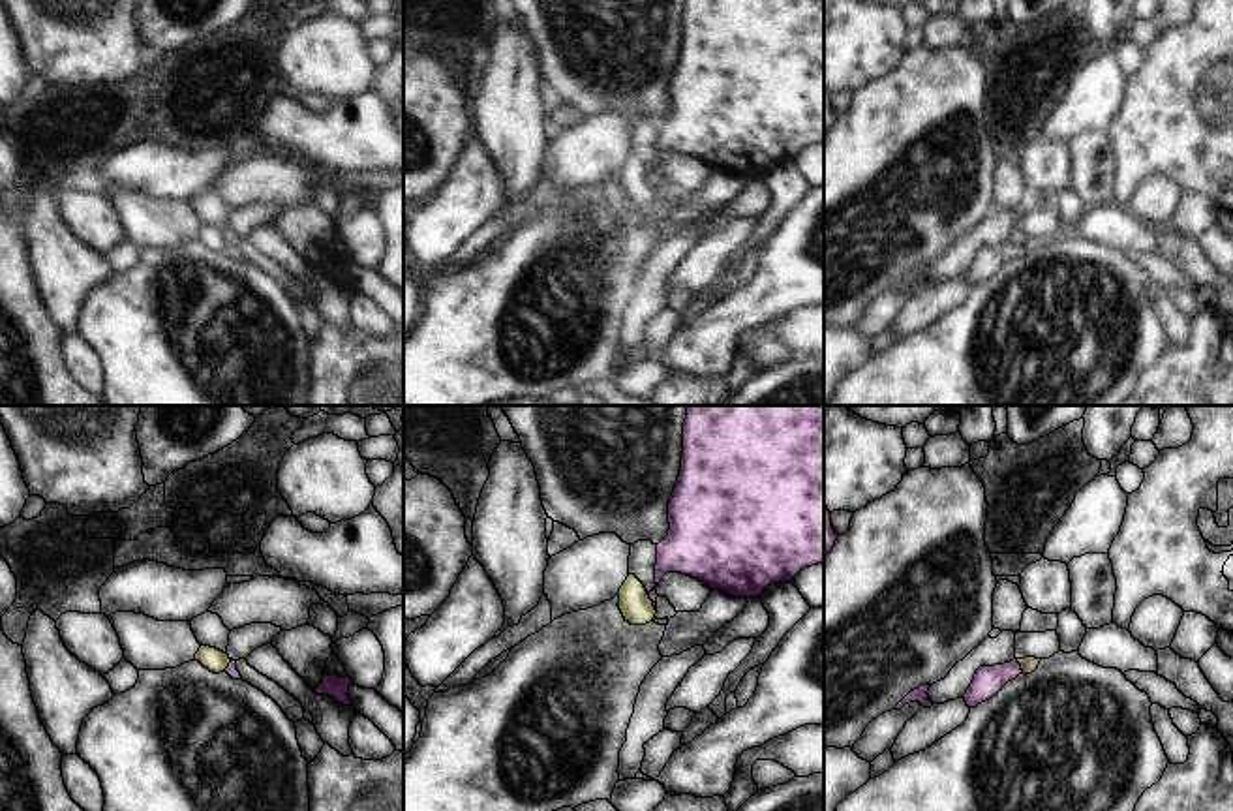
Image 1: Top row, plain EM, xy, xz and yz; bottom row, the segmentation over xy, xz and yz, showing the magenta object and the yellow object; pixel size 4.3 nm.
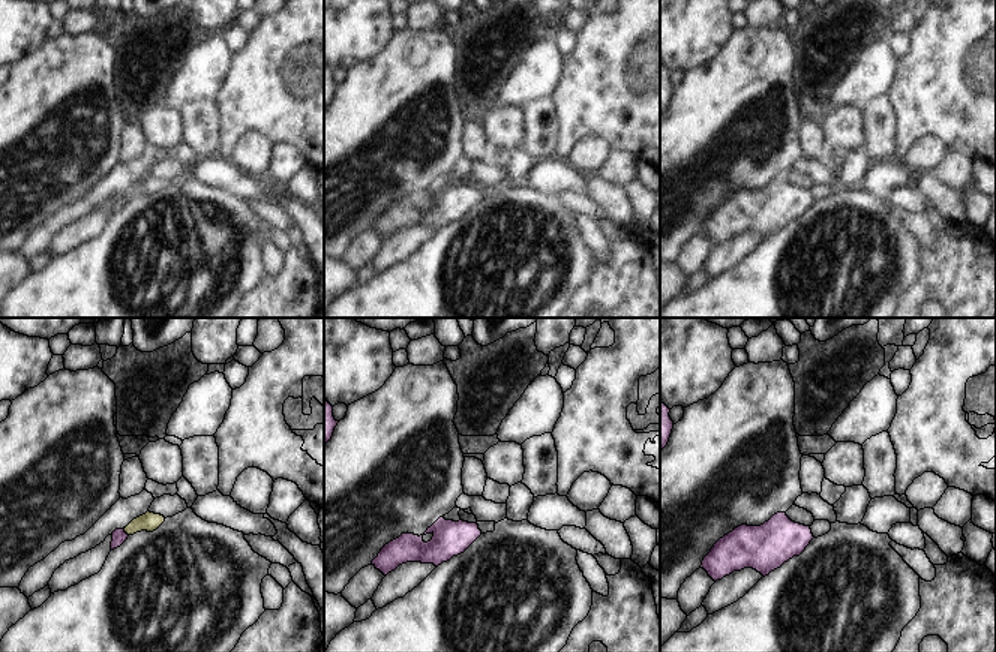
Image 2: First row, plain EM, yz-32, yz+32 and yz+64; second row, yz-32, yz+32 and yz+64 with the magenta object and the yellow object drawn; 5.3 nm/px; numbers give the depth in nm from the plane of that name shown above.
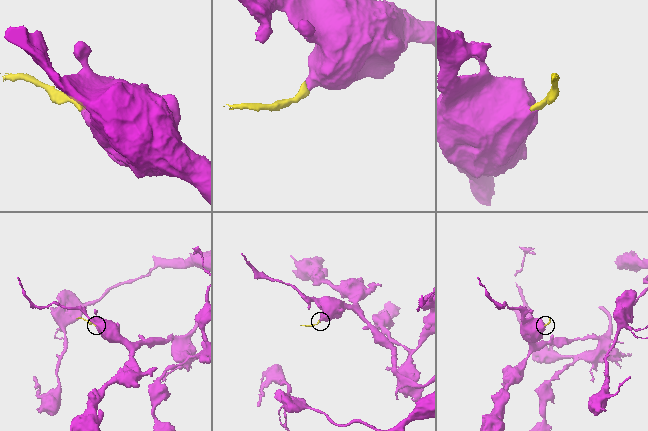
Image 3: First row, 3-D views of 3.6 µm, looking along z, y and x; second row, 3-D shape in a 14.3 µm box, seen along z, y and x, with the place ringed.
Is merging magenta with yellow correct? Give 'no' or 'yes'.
no

